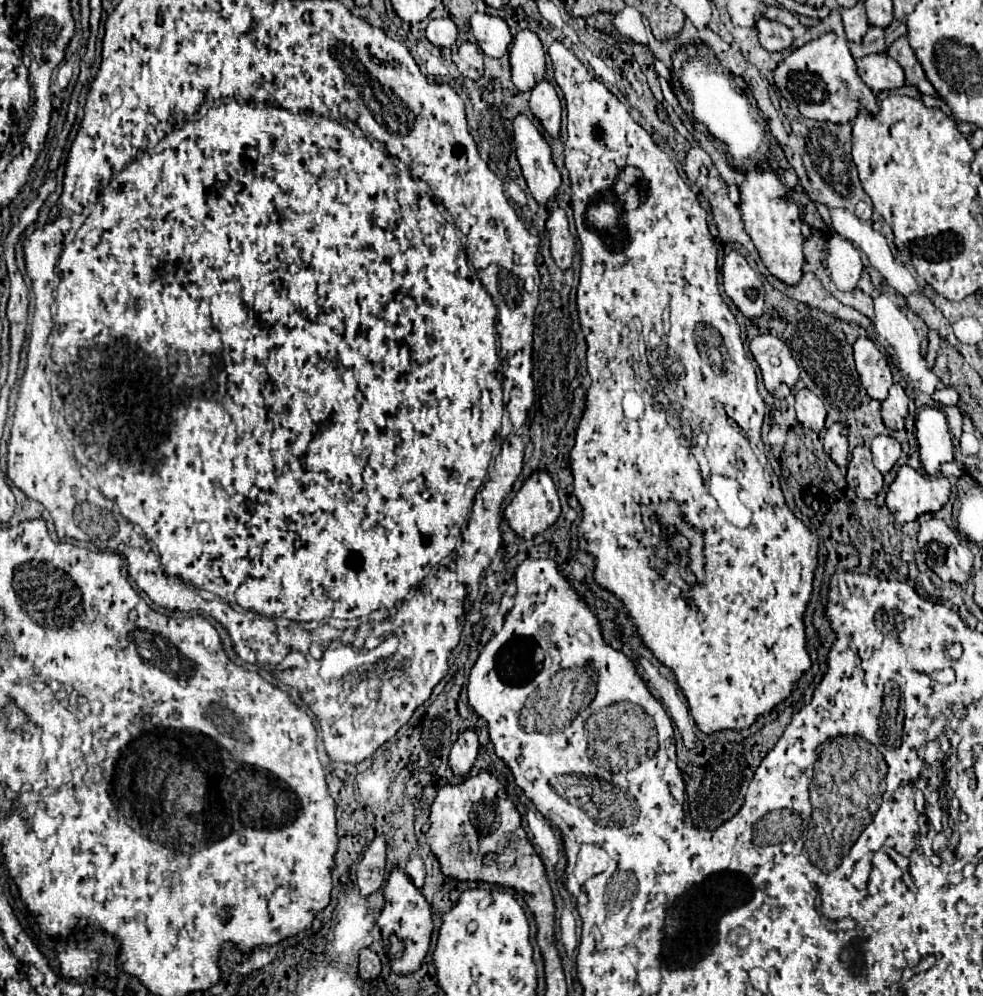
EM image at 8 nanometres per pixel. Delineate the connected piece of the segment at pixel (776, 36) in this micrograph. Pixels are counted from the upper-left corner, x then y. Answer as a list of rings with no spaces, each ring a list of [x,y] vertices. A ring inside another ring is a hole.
[[[761,17],[757,21],[757,31],[759,31],[759,43],[767,51],[783,51],[783,49],[789,49],[793,43],[791,29],[781,23],[775,23],[775,21]]]

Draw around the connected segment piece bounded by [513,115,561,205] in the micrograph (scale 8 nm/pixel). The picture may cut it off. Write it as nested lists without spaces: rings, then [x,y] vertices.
[[[517,115],[513,121],[513,139],[517,147],[517,161],[531,195],[539,205],[549,203],[561,185],[561,173],[553,165],[545,137],[525,115]]]

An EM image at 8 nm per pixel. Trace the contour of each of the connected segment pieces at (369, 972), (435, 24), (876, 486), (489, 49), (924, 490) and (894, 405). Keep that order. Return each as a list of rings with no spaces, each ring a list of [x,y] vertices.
[[[363,949],[361,951],[361,969],[359,969],[359,977],[363,979],[375,979],[381,971],[381,961],[375,955],[375,951],[371,949]]]
[[[441,17],[429,21],[425,35],[435,47],[451,47],[457,41],[458,29],[449,17]]]
[[[855,447],[849,459],[847,485],[861,499],[875,499],[883,489],[883,475],[875,469],[871,451],[867,447]]]
[[[475,13],[471,17],[471,33],[477,39],[479,47],[487,57],[503,57],[511,43],[511,31],[505,19],[489,15],[489,13]]]
[[[903,465],[887,491],[887,507],[899,523],[915,521],[923,513],[939,511],[951,493],[951,483],[943,475],[923,475]]]
[[[895,383],[889,389],[889,397],[881,403],[883,423],[889,431],[903,429],[903,423],[905,423],[905,417],[907,417],[907,407],[909,407],[909,397],[905,395],[903,387]]]

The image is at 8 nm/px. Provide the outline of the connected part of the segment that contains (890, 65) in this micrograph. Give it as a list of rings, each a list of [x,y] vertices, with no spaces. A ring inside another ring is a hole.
[[[887,53],[865,55],[863,59],[857,61],[857,71],[859,71],[859,77],[863,79],[863,83],[873,93],[891,91],[891,89],[899,89],[905,85],[901,65]]]

